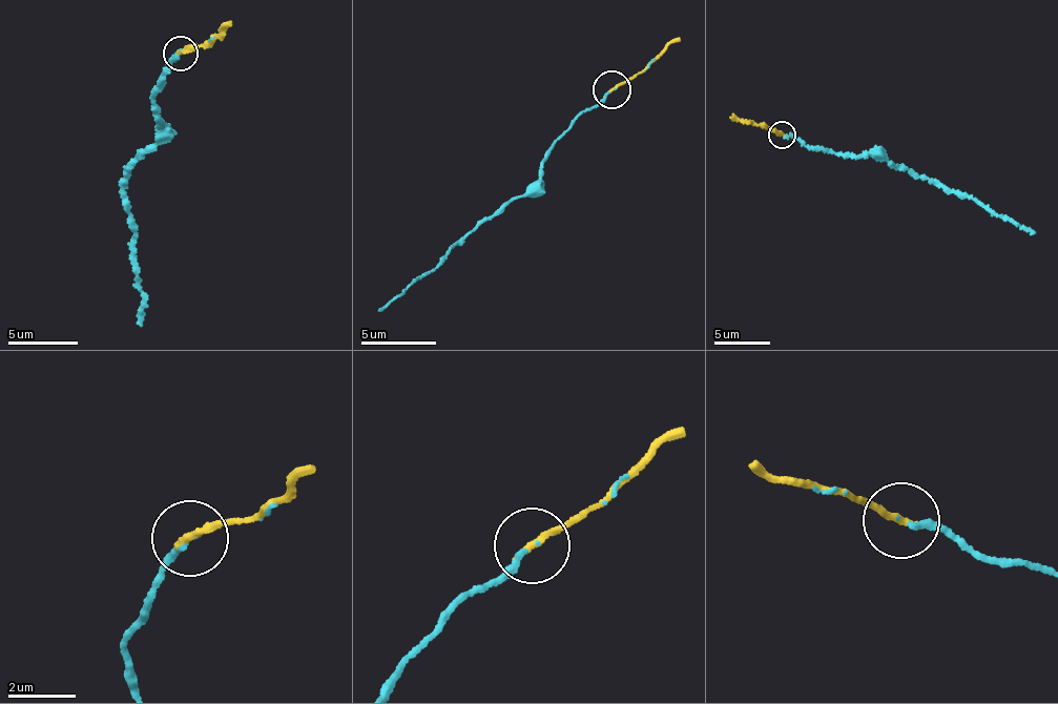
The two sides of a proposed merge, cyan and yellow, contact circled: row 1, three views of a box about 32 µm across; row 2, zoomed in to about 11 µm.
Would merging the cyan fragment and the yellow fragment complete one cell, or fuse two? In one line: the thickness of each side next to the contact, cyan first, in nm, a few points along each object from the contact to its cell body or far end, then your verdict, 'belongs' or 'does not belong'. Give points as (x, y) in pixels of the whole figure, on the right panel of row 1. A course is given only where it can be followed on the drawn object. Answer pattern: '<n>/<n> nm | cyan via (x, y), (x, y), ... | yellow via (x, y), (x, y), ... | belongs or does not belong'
150/240 nm | cyan via (783, 135), (838, 156), (868, 152), (972, 195), (1000, 216), (1034, 232) | yellow via (783, 135), (764, 123), (730, 117) | belongs

